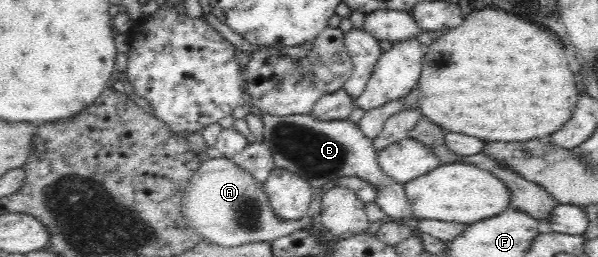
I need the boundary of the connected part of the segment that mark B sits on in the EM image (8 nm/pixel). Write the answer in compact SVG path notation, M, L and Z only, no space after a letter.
M263 114L263 143L272 151L275 166L286 169L304 179L315 190L340 177L358 177L374 187L374 203L382 209L386 218L414 225L417 222L410 202L405 195L404 184L386 176L378 164L378 153L373 140L363 130L349 121L318 121L312 115L295 114L274 116Z

